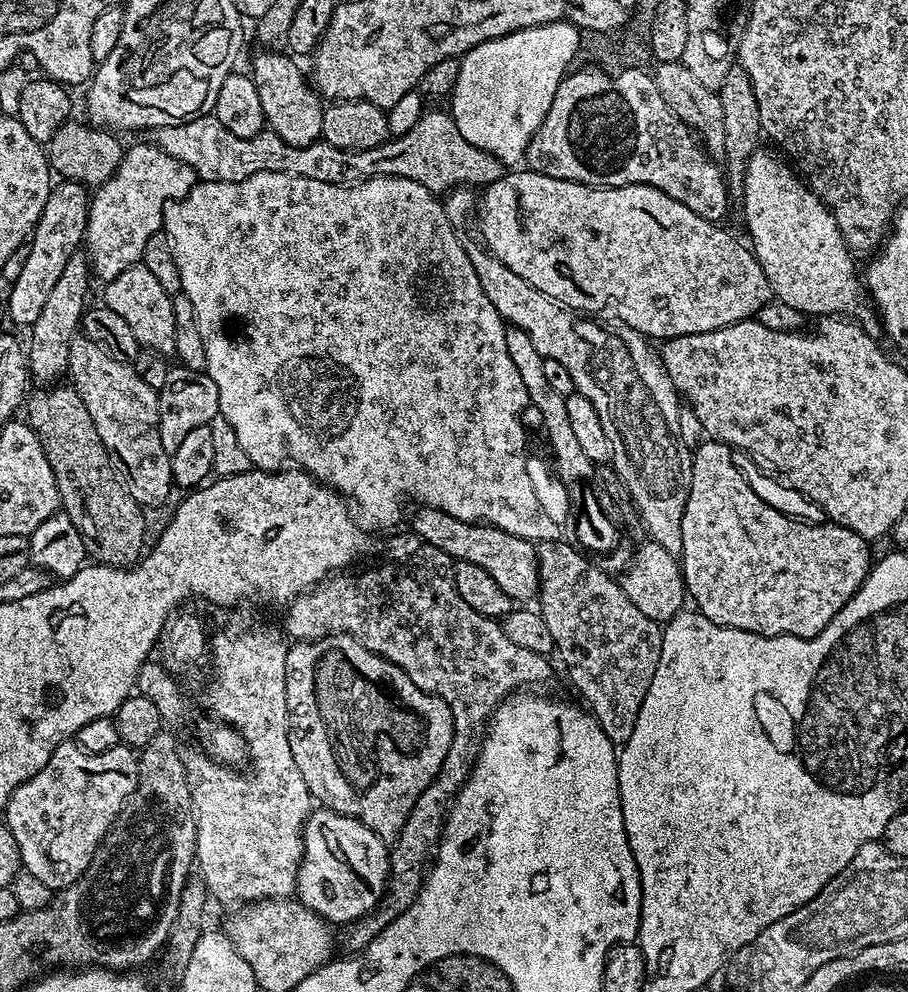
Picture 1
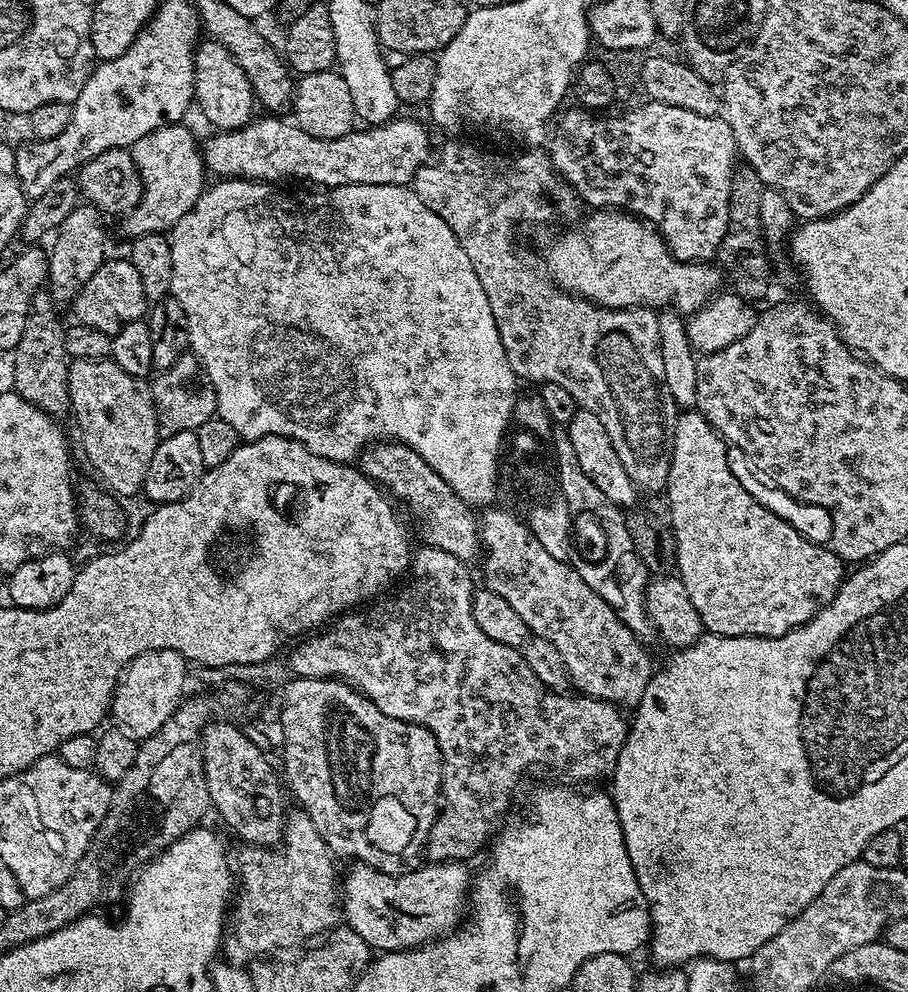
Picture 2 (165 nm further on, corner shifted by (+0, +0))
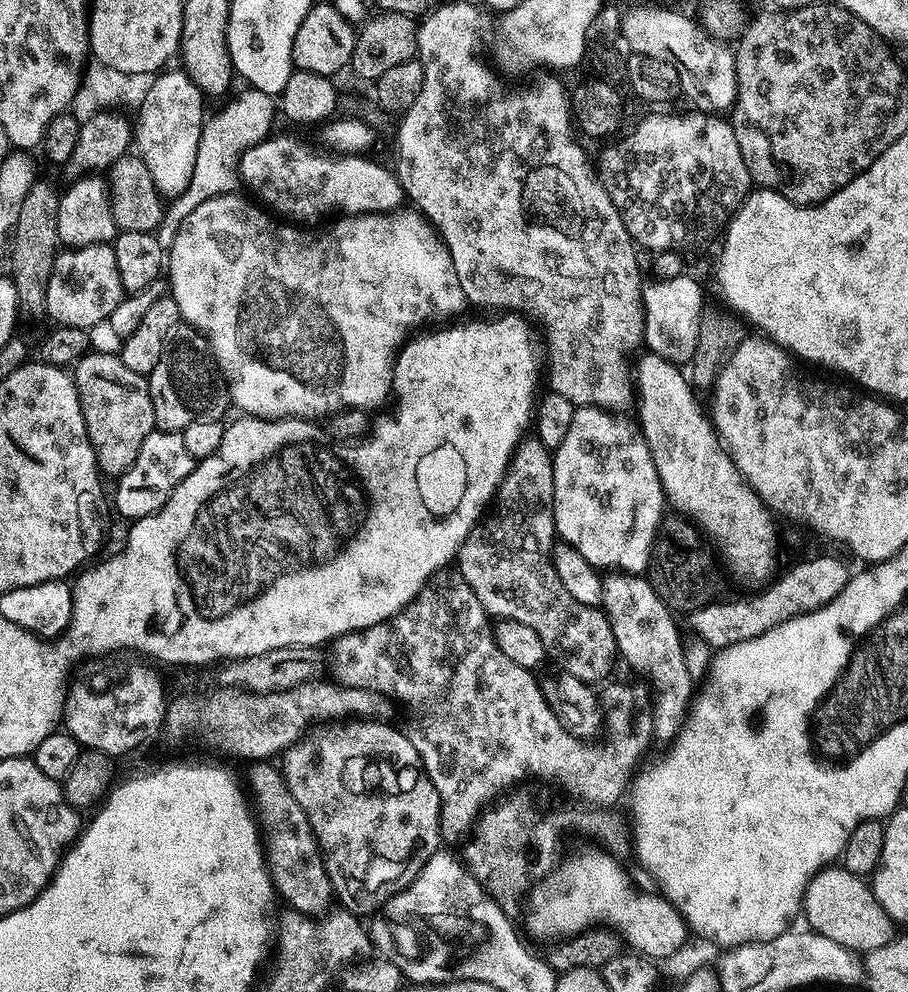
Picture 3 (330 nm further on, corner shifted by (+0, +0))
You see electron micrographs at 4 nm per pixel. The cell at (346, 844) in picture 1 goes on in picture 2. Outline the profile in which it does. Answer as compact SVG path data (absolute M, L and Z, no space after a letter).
M356 862L353 865L348 877L342 880L342 916L347 927L353 928L369 948L381 953L418 948L430 940L440 939L461 923L469 907L470 876L468 880L468 872L464 869L467 867L463 863L444 862L439 865L440 892L427 866L393 874L383 872L373 864Z

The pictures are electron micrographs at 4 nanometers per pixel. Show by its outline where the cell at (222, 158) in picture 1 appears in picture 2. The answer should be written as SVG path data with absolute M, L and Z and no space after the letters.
M264 114L264 117L253 119L244 128L228 131L213 131L208 141L203 141L202 155L205 169L217 172L220 178L243 178L261 182L284 182L287 176L297 176L300 180L313 180L311 183L325 188L337 188L343 184L402 184L413 183L416 171L427 164L430 159L428 151L432 140L428 132L416 120L393 118L386 124L373 124L365 127L365 132L353 130L338 138L318 138L295 123L280 120L279 115Z

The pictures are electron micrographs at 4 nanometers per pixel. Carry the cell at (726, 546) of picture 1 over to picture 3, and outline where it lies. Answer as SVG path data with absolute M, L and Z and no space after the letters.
M646 354L641 362L639 359L638 369L636 376L638 379L638 408L640 404L640 420L638 419L638 427L641 432L644 433L644 441L648 443L648 449L650 454L654 458L654 466L658 470L658 478L660 479L660 484L664 487L664 499L673 509L684 508L684 513L691 512L691 516L695 519L700 520L700 523L704 524L706 528L709 528L712 534L711 543L714 545L715 551L718 553L720 551L720 556L724 559L724 564L728 567L728 572L736 580L741 580L741 585L744 586L764 586L769 583L772 579L772 571L774 570L774 552L778 548L778 542L776 542L776 520L777 517L774 515L772 509L768 508L767 505L760 501L760 495L757 494L755 490L751 488L748 484L741 484L740 480L737 479L736 472L733 472L732 464L729 464L727 457L729 454L720 452L720 448L717 447L716 440L720 437L720 433L717 432L715 424L712 423L709 413L706 411L702 405L696 401L696 396L694 393L693 385L690 383L689 377L684 376L677 365L672 364L670 361L666 361L661 357L653 354Z

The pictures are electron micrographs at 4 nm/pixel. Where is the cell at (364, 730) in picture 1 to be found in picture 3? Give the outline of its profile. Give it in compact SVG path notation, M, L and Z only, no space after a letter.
M352 718L347 722L328 722L323 726L316 726L318 728L313 727L296 743L290 745L282 756L282 759L284 758L284 764L282 763L284 781L288 784L290 794L294 794L298 806L302 806L312 827L312 833L316 835L320 855L324 858L326 874L332 883L332 891L338 897L339 903L340 900L344 903L341 905L345 911L352 912L361 918L368 918L379 913L389 896L400 892L401 885L399 883L391 884L388 880L412 881L442 844L440 839L440 796L438 790L435 789L434 782L422 767L421 754L415 749L413 741L407 735L404 737L398 729L391 728L388 724L379 724L379 722L381 721L376 718Z

